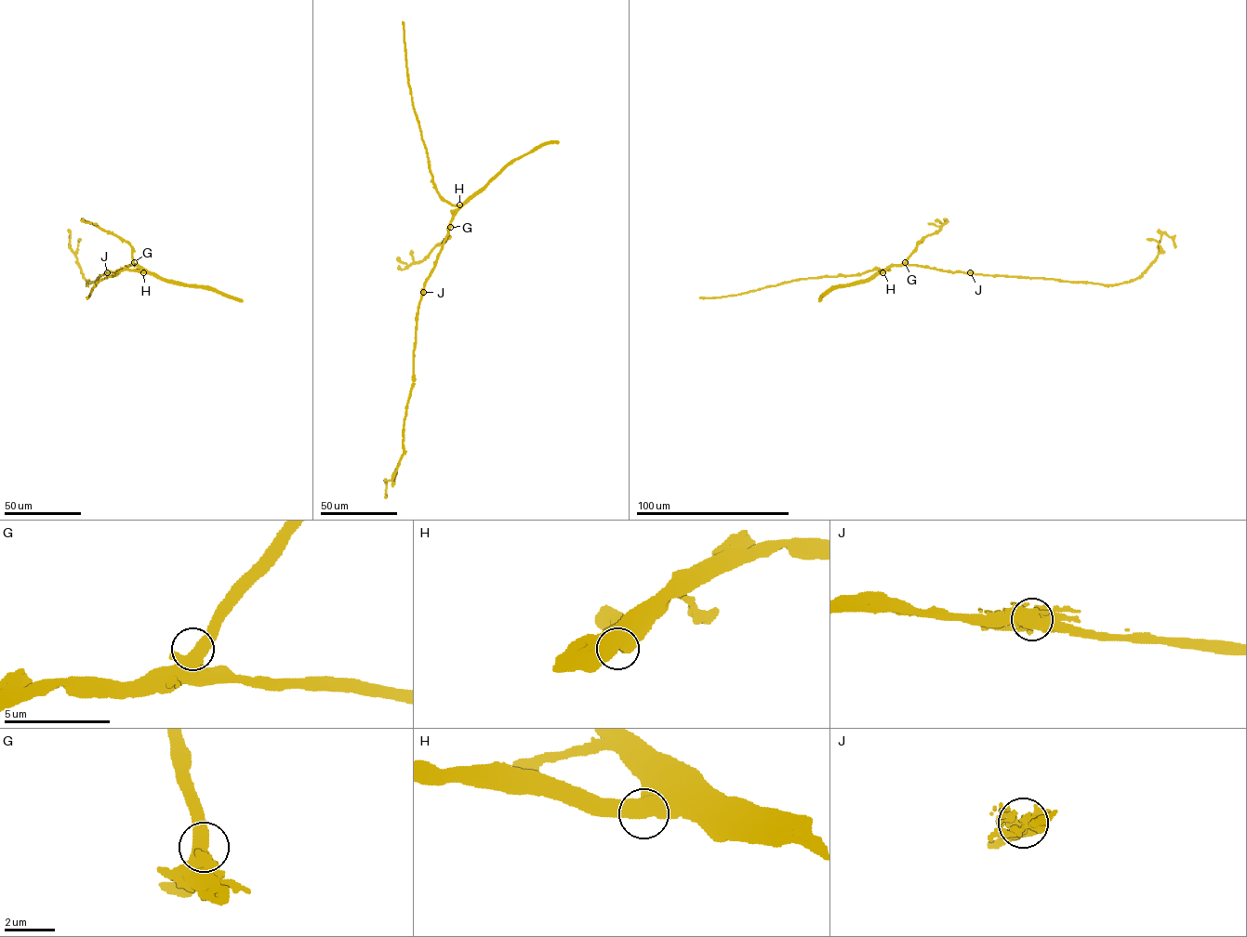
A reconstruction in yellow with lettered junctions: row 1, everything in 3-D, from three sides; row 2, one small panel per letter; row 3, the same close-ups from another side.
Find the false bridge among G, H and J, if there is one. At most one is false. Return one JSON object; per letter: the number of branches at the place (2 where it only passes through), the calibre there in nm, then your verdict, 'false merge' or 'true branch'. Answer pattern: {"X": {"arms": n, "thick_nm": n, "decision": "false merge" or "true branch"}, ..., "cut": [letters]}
{"G": {"arms": 2, "thick_nm": 600, "decision": "true branch"}, "H": {"arms": 2, "thick_nm": 550, "decision": "true branch"}, "J": {"arms": 5, "thick_nm": 550, "decision": "true branch"}, "cut": []}

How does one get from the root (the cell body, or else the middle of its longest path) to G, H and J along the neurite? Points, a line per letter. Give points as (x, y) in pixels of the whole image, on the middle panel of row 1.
G: (434, 265), (450, 227)
H: (434, 265), (459, 204)
J: (434, 265), (423, 292)

